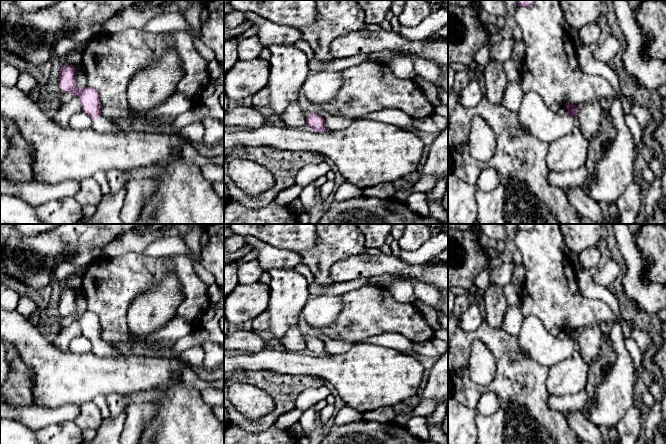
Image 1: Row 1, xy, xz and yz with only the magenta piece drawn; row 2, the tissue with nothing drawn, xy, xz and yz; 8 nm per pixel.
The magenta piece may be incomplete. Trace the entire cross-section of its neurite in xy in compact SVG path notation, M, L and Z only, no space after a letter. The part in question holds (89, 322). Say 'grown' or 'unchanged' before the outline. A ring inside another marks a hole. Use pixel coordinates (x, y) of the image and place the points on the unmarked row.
grown; M64 289L59 297L59 311L63 317L73 317L79 322L82 335L91 343L91 351L99 357L125 356L121 349L101 339L102 328L98 316L89 311L80 312L76 307L76 292L73 289Z

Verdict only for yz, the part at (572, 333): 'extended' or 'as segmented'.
extended

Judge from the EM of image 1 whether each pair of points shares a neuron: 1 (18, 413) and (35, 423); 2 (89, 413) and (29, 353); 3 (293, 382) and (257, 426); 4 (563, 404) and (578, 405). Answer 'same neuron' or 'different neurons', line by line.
1: same neuron
2: different neurons
3: same neuron
4: same neuron

